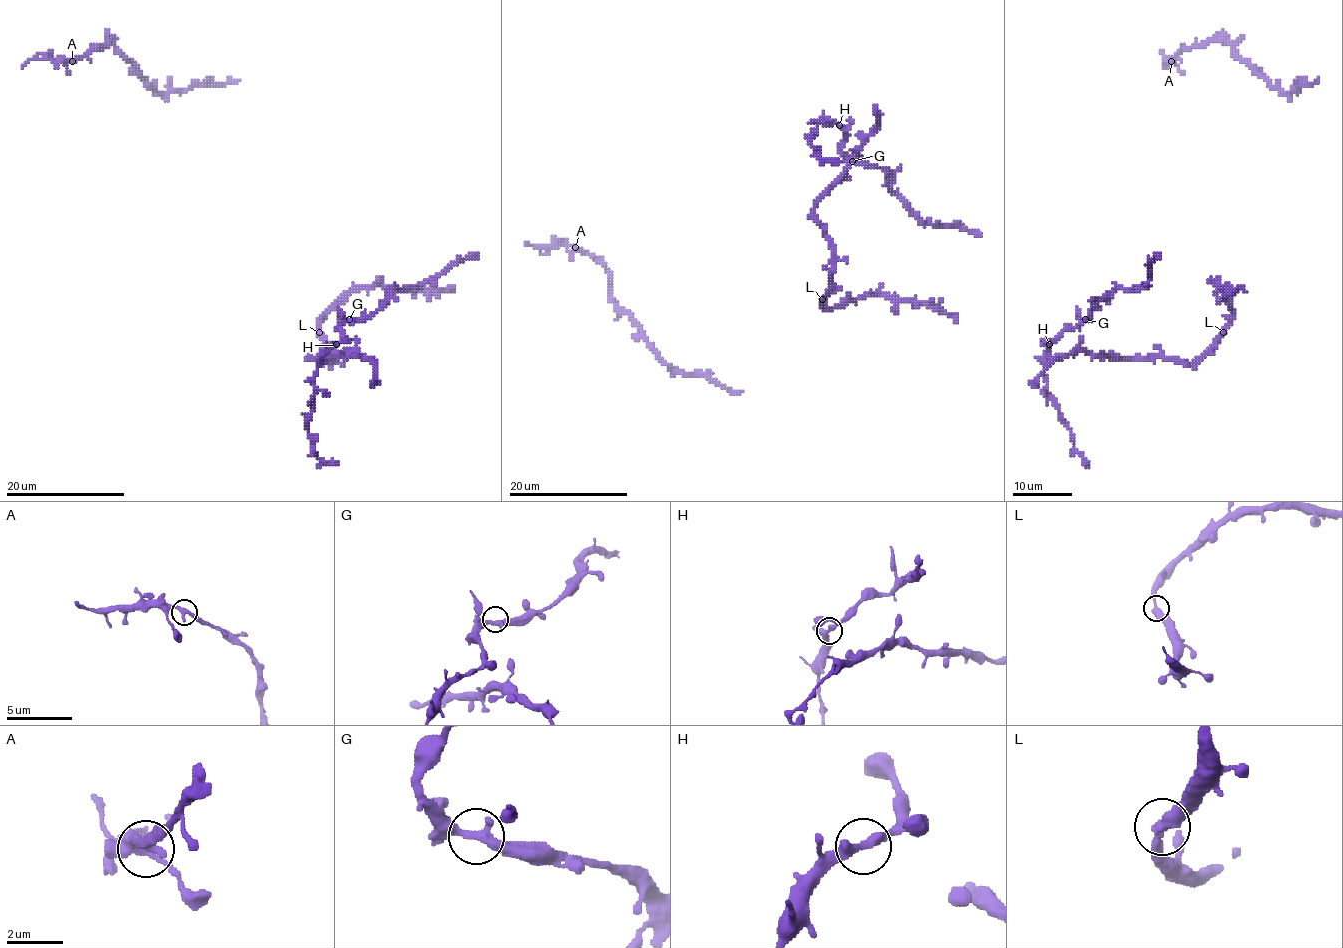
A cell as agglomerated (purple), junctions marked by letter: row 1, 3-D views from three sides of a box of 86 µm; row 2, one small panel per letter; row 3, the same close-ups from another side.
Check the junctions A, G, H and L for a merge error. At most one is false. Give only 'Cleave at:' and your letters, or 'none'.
Cleave at: none

